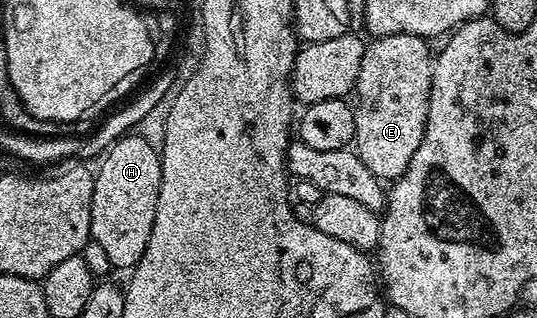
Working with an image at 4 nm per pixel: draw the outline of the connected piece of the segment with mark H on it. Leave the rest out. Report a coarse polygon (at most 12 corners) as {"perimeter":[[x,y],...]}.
{"perimeter":[[126,134],[100,157],[89,234],[114,269],[143,258],[161,153]]}

